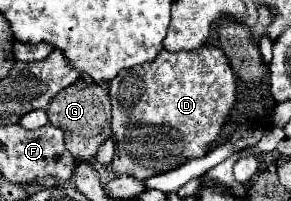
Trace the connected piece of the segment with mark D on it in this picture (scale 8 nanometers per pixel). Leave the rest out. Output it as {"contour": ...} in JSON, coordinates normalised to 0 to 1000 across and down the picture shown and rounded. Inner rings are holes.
{"contour":[[[698,229],[649,259],[574,259],[553,249],[533,299],[498,308],[491,328],[457,328],[450,348],[416,348],[375,408],[375,478],[388,517],[388,856],[395,876],[457,876],[478,896],[505,896],[533,866],[560,866],[601,846],[608,826],[691,786],[718,756],[718,726],[753,677],[766,617],[780,607],[808,507],[814,507],[814,408],[787,338],[773,269],[753,239]]]}

